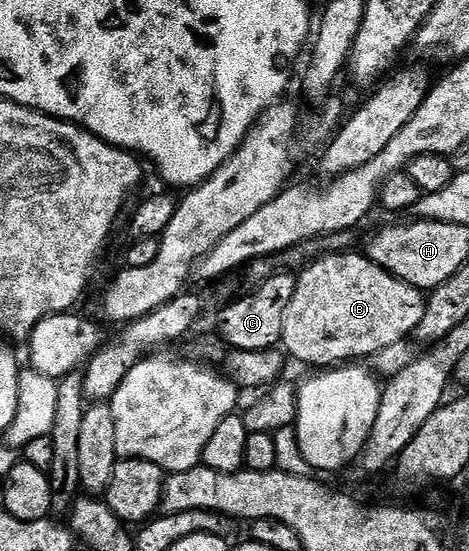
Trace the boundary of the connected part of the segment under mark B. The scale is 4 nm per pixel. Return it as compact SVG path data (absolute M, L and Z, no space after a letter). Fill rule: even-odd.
M353 251L318 255L300 269L295 294L291 294L291 302L287 302L287 310L283 314L281 344L284 351L301 364L337 366L342 362L360 361L360 356L371 357L393 342L412 337L424 316L427 296L422 289L395 278L388 268L381 268L360 251Z

